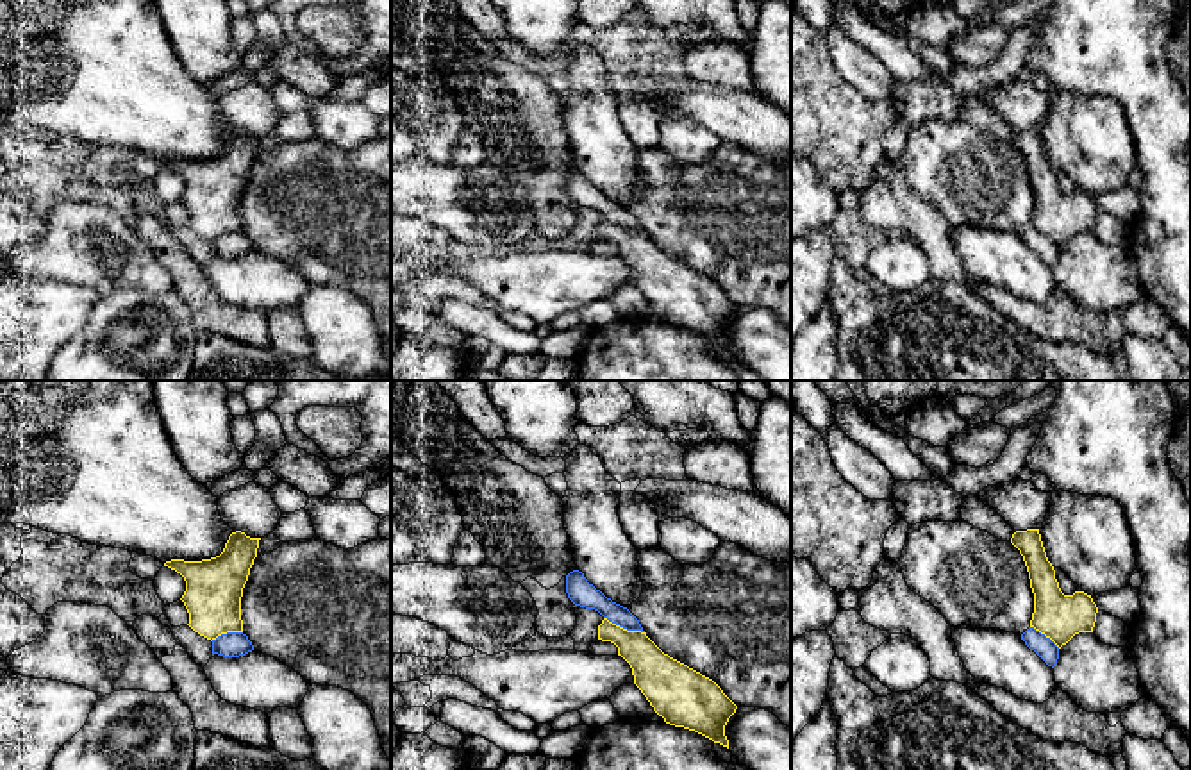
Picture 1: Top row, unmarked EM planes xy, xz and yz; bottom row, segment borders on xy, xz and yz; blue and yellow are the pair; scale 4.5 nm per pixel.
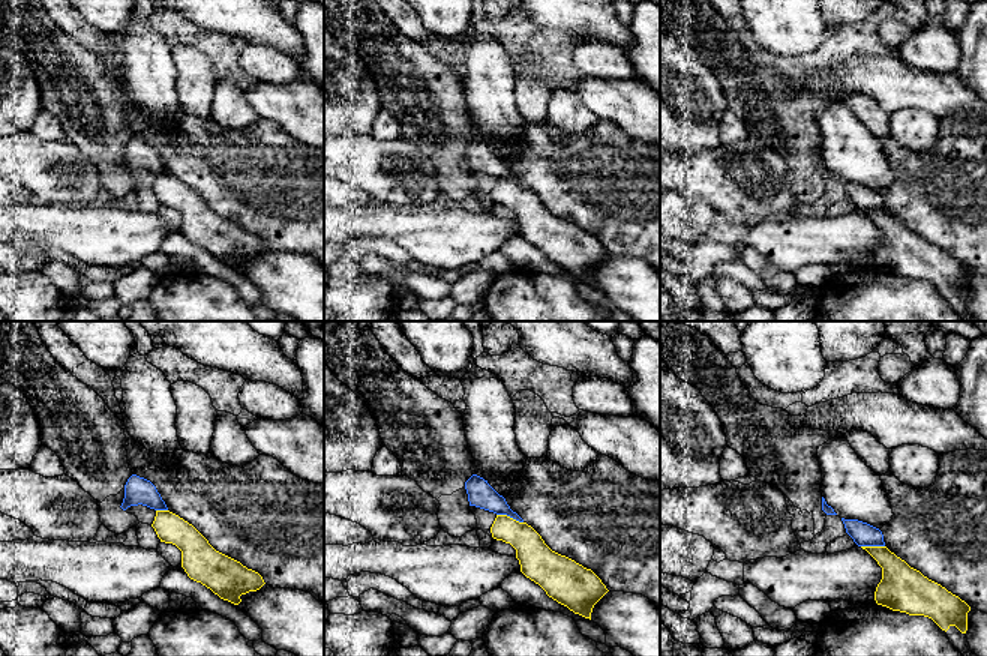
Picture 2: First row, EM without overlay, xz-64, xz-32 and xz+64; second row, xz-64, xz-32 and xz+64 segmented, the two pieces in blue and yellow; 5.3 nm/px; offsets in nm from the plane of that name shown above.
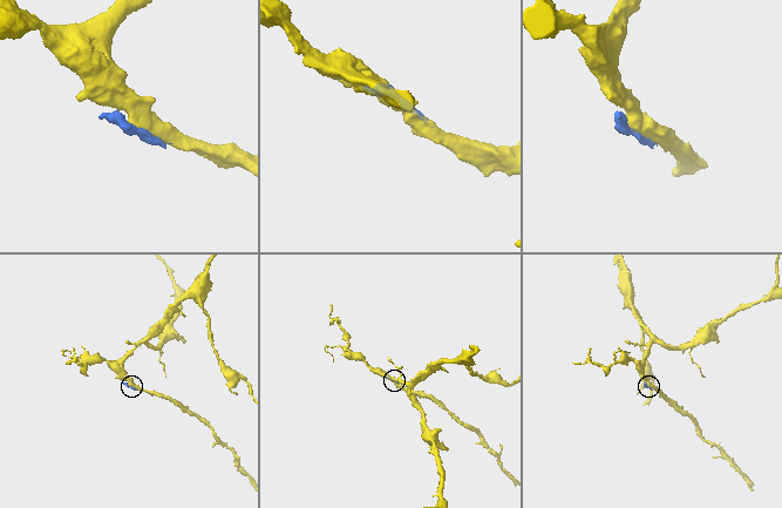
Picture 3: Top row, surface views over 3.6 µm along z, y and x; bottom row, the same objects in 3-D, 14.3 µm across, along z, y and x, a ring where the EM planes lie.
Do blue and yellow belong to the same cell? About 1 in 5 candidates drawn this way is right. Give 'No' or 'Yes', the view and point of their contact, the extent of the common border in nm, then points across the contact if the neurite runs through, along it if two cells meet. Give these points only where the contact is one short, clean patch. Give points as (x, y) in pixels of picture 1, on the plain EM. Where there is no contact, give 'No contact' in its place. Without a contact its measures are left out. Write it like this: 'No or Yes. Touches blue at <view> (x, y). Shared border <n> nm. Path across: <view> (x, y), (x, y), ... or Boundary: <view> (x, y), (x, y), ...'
No. Touches blue at xz (624, 227). Shared border 200 nm

